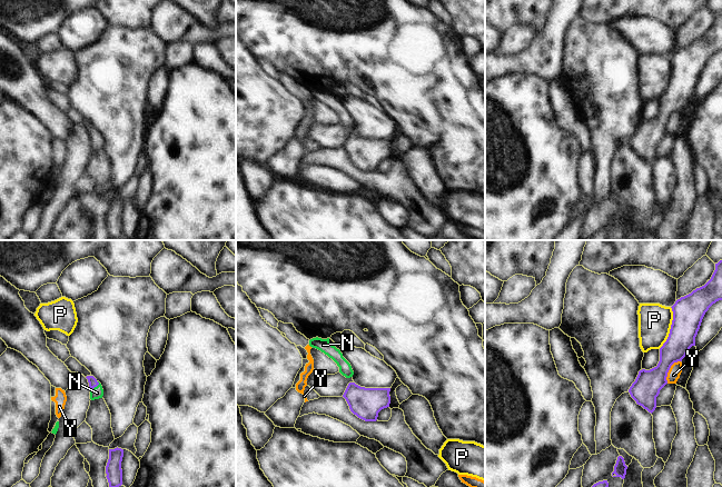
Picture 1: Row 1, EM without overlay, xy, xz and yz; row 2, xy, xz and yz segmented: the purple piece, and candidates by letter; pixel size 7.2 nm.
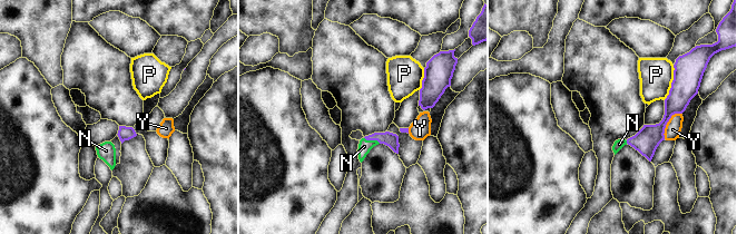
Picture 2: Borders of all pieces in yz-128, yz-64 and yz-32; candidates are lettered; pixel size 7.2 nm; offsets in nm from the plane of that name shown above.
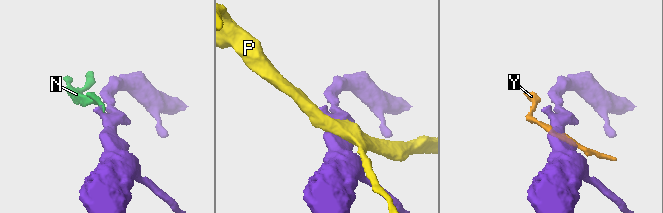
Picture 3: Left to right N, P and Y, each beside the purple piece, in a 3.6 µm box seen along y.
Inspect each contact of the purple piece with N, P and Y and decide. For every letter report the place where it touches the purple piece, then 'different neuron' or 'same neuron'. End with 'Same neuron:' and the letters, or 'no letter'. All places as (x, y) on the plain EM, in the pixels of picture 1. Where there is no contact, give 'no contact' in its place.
N: contact xy (96, 137); same neuron
P: contact yz (671, 79); different neuron
Y: contact yz (669, 120); different neuron
Same neuron: N

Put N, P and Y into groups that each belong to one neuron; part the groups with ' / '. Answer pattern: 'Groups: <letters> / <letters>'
Groups: N / P / Y.

